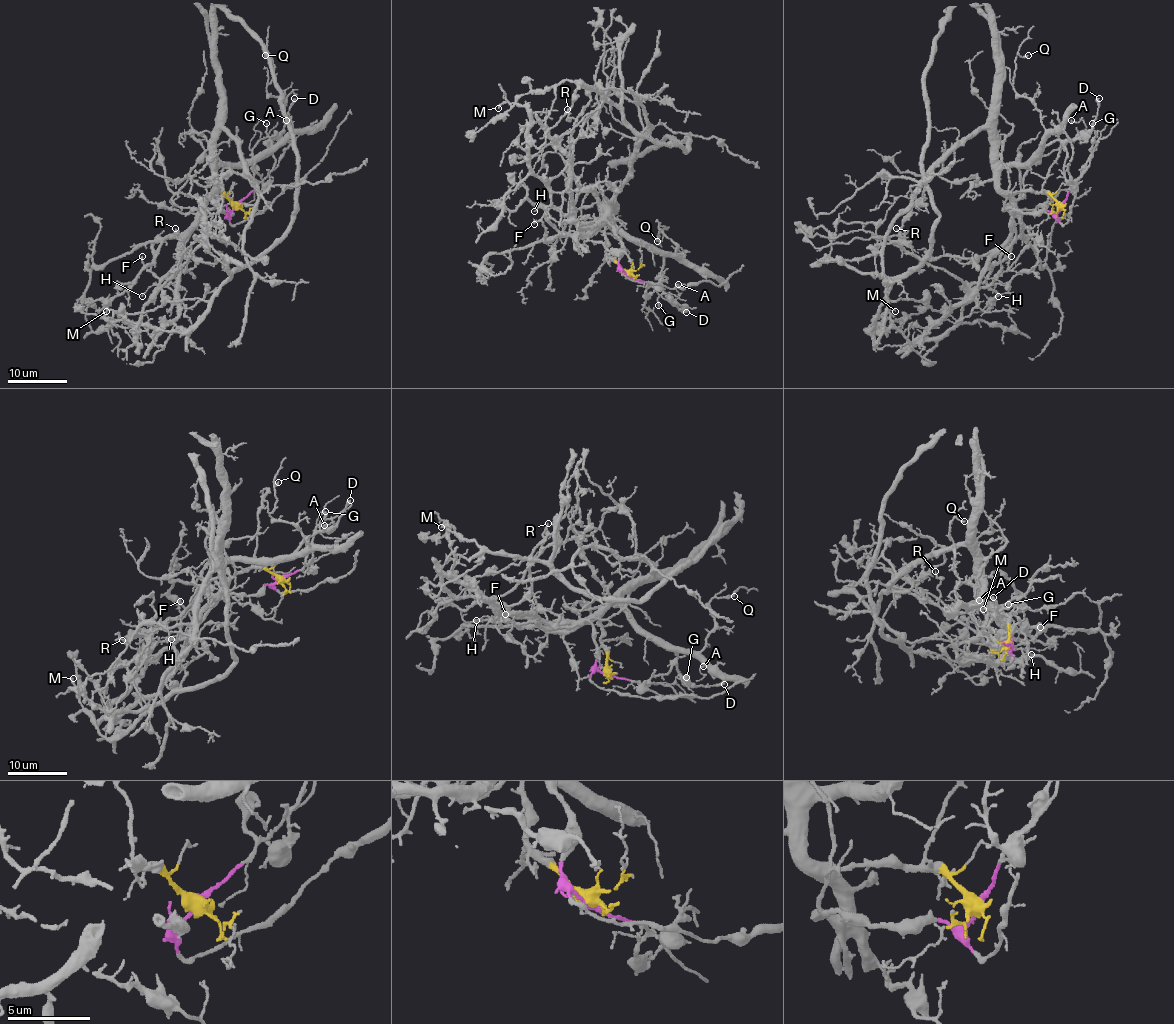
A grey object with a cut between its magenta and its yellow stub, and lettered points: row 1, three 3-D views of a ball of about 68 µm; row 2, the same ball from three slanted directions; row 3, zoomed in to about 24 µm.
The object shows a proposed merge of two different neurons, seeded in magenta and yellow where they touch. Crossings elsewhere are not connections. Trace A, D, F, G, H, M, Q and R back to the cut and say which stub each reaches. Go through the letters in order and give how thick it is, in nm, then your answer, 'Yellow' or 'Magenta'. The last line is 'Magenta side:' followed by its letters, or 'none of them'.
A: Thickness 140 nm. Yellow
D: Thickness 360 nm. Yellow
F: Thickness 160 nm. Magenta
G: Thickness 180 nm. Yellow
H: Thickness 100 nm. Magenta
M: Thickness 190 nm. Magenta
Q: Thickness 160 nm. Yellow
R: Thickness 110 nm. Magenta
Magenta side: F, H, M, R

